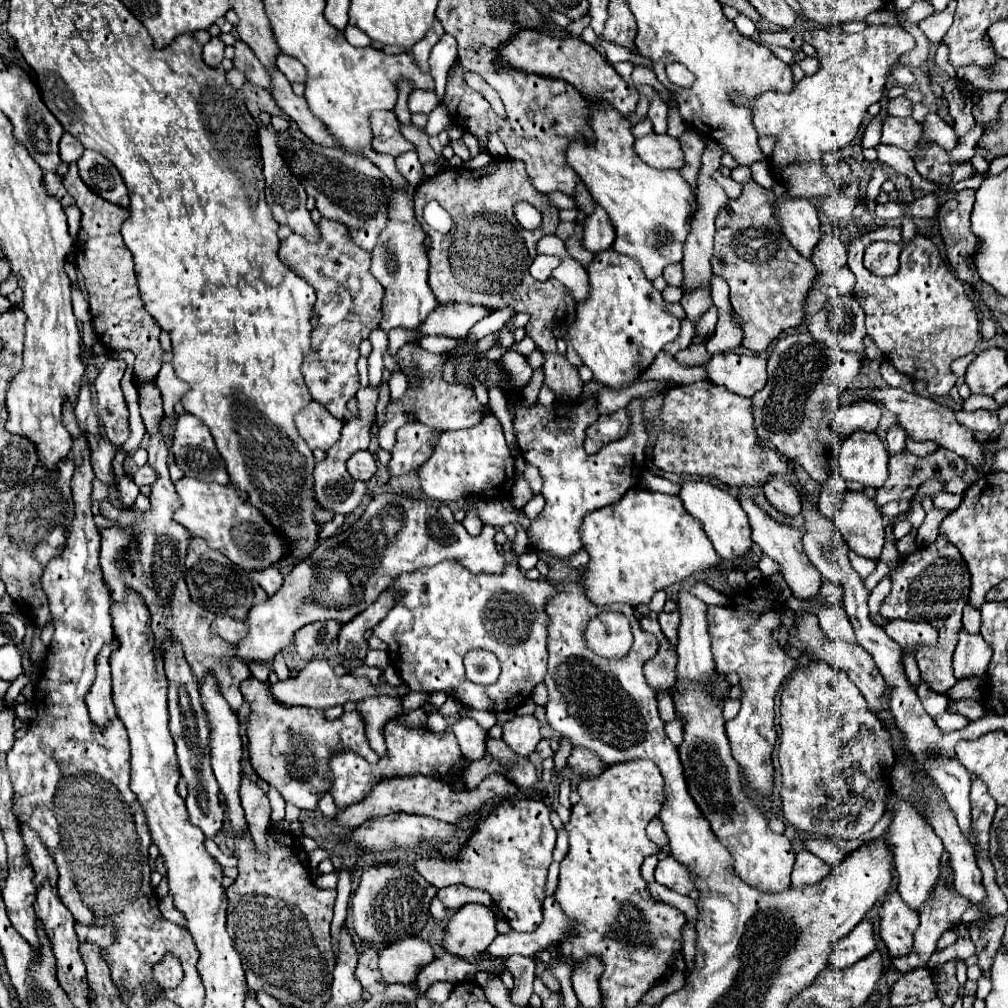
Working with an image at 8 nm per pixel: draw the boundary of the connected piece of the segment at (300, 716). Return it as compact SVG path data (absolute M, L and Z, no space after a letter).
M249 677L241 685L241 691L243 697L251 703L251 717L247 727L247 737L251 741L251 763L259 777L275 787L287 803L293 803L299 809L317 807L319 795L331 787L327 761L337 751L353 751L369 763L379 761L379 755L369 747L365 737L365 723L359 713L345 711L341 719L327 721L323 719L321 709L311 707L279 707L273 711L269 683L259 683L255 677Z

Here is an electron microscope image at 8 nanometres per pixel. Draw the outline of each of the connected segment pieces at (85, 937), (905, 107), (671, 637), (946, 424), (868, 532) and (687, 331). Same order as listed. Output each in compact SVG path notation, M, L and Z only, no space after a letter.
M75 925L77 929L77 937L81 943L97 943L99 947L109 947L113 943L113 933L105 927L87 927L87 925Z
M905 97L889 99L887 103L887 113L893 117L909 117L911 115L911 101Z
M661 611L659 613L659 625L661 625L661 631L663 635L667 637L667 641L675 647L677 645L677 629L679 629L679 613L665 613Z
M855 389L855 391L845 391L841 397L835 399L835 403L837 403L837 405L845 405L845 403L851 403L851 401L855 401L855 399L861 399L861 397L867 397L867 399L873 399L873 401L877 401L877 403L883 403L889 411L897 413L903 429L907 431L907 435L909 435L913 441L934 441L940 447L949 449L949 451L953 451L953 453L957 453L957 455L961 455L963 459L967 459L969 463L973 463L973 465L979 469L983 445L975 441L973 431L969 433L969 429L965 429L963 425L957 423L951 407L939 405L939 403L935 403L933 399L927 399L927 397L921 397L921 395L917 395L917 393L909 393L909 391L903 391L903 389Z
M847 491L835 525L851 551L873 561L881 557L887 539L883 515L875 501L867 499L863 491Z
M687 318L681 322L681 330L679 337L672 341L665 347L665 351L671 355L675 355L678 351L688 348L691 344L691 339L693 339L693 323L691 323Z

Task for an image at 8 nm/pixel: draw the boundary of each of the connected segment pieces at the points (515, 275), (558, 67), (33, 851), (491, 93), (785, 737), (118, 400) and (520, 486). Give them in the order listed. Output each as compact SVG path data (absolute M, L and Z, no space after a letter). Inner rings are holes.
M493 159L489 165L469 171L465 167L445 167L435 177L425 179L415 191L415 217L429 237L429 285L439 305L469 303L487 305L487 309L511 307L515 313L527 313L531 319L525 325L527 335L535 341L537 349L545 355L543 385L549 387L557 401L571 403L579 397L583 383L577 369L557 353L553 329L567 317L567 289L557 279L535 281L529 275L529 265L535 259L535 245L541 237L557 231L559 211L551 205L545 193L537 193L529 185L525 163L516 159ZM437 199L439 205L451 215L453 227L449 233L439 233L423 221L423 205ZM517 201L529 201L543 213L539 229L523 229L513 215Z
M533 29L519 31L517 35L513 35L513 39L505 41L497 49L495 67L507 69L507 71L523 71L529 75L563 79L563 81L571 83L587 101L609 103L623 117L629 117L635 111L637 101L639 101L639 93L635 91L635 87L625 83L619 77L619 73L607 63L607 59L603 59L589 43L585 43L577 37L557 39L557 37L551 37L541 31L533 31Z
M21 825L21 833L25 837L29 863L35 869L35 885L39 887L45 879L49 879L53 885L57 881L57 867L53 865L53 855L49 853L49 849L45 849L45 843L41 841L41 837L33 833L33 829L29 829L27 825Z
M465 73L465 81L467 81L467 85L469 85L471 89L479 91L479 93L489 101L489 105L491 105L497 115L506 117L505 109L503 109L503 101L499 99L497 91L495 91L481 75L477 75L477 73Z
M811 661L793 673L781 693L779 707L781 743L779 743L779 767L781 767L781 803L783 815L797 831L835 837L857 839L873 829L873 825L885 813L885 797L889 773L893 769L893 749L887 729L869 713L865 697L847 679L845 671L835 669L827 661Z
M107 359L101 367L95 389L97 389L97 415L101 427L113 445L123 445L129 439L129 411L121 391L121 377L125 373L125 363Z
M517 473L517 479L515 479L515 485L511 489L510 497L512 504L517 505L517 507L523 507L533 497L533 491L531 491L523 473Z

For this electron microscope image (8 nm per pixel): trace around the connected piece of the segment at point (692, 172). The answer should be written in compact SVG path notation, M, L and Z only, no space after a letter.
M687 129L681 135L681 147L685 153L685 165L679 169L679 173L693 185L697 185L697 175L699 175L699 167L701 167L701 155L705 151L705 137L701 133L697 133L695 129Z

